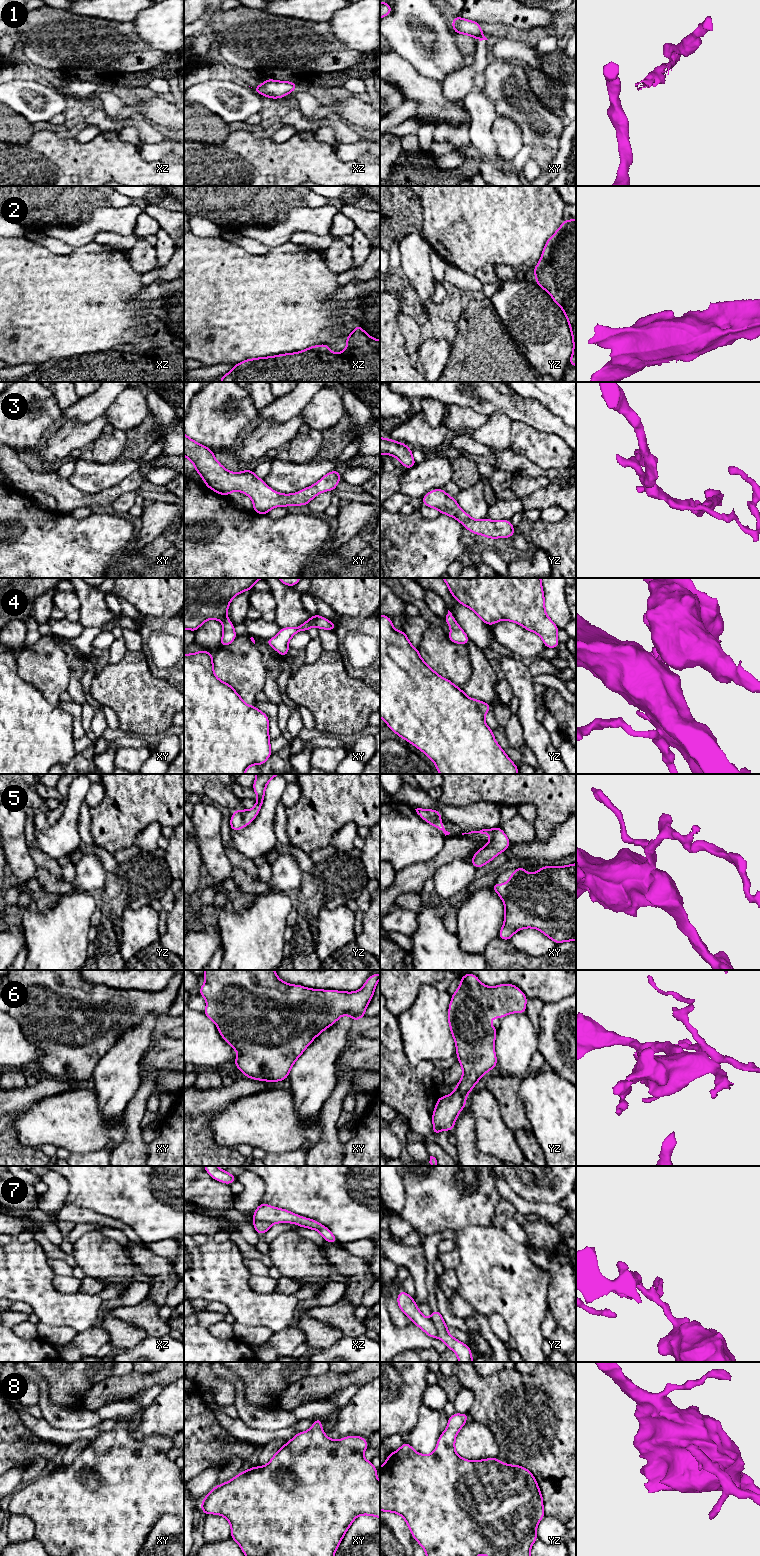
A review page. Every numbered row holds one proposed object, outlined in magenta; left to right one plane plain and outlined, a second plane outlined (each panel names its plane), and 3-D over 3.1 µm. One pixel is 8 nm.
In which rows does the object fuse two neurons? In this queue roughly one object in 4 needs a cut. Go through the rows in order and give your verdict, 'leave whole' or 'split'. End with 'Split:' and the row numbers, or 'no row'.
1: split
2: leave whole
3: leave whole
4: leave whole
5: leave whole
6: leave whole
7: split
8: leave whole
Split: 1, 7

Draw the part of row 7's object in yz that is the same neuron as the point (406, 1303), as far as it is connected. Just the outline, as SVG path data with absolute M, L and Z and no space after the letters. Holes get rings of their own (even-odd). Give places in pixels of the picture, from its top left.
M401 1290L397 1296L397 1303L402 1312L409 1317L416 1326L422 1329L431 1338L437 1337L437 1329L433 1321L422 1315L414 1298Z

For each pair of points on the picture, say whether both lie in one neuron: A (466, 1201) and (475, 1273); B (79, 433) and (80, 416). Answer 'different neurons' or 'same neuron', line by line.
A: different neurons
B: different neurons

